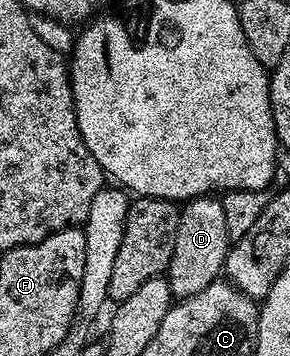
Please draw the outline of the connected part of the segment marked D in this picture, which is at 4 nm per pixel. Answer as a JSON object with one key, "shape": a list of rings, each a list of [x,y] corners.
{"shape":[[[210,194],[184,201],[179,214],[179,230],[175,230],[175,254],[171,254],[167,273],[174,298],[186,300],[189,296],[199,294],[199,290],[207,290],[207,286],[211,286],[211,282],[224,273],[230,247],[227,221],[220,199]]]}

